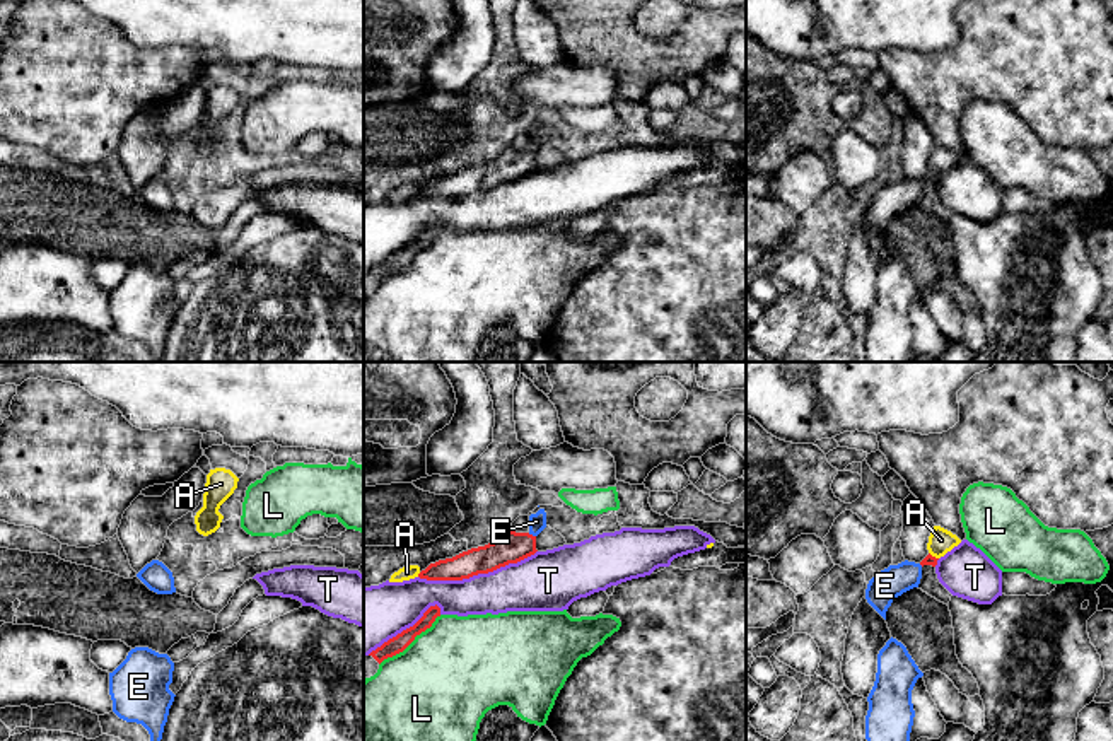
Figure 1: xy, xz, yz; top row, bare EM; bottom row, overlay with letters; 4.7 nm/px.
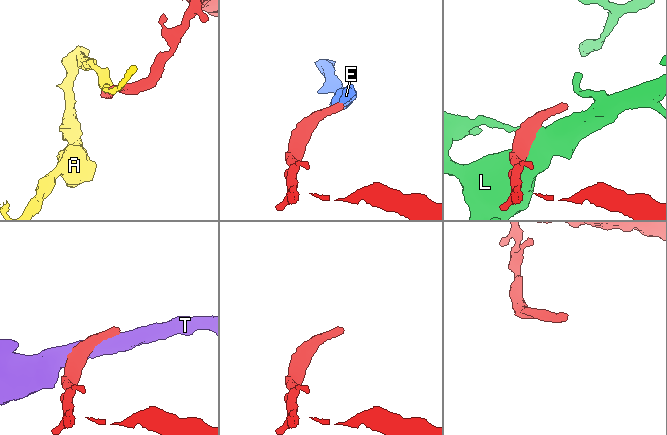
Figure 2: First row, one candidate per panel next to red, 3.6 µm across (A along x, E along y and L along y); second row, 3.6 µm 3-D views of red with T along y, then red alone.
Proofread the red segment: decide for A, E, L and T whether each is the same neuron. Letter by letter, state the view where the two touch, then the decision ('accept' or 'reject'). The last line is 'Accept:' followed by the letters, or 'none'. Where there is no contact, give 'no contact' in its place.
A: xz | reject
E: xz | accept
L: xz | reject
T: xz | reject
Accept: E

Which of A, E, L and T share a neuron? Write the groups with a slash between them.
A / E / L / T

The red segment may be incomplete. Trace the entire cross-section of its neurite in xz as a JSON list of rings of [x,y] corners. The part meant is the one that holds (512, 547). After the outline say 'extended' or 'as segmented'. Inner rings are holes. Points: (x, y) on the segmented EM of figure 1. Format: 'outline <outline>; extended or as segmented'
outline [[[539,509],[529,516],[529,531],[509,531],[485,546],[471,548],[452,558],[430,563],[418,574],[427,581],[463,581],[478,574],[488,574],[509,563],[517,563],[536,550],[536,536],[546,528],[546,512]]]; extended

